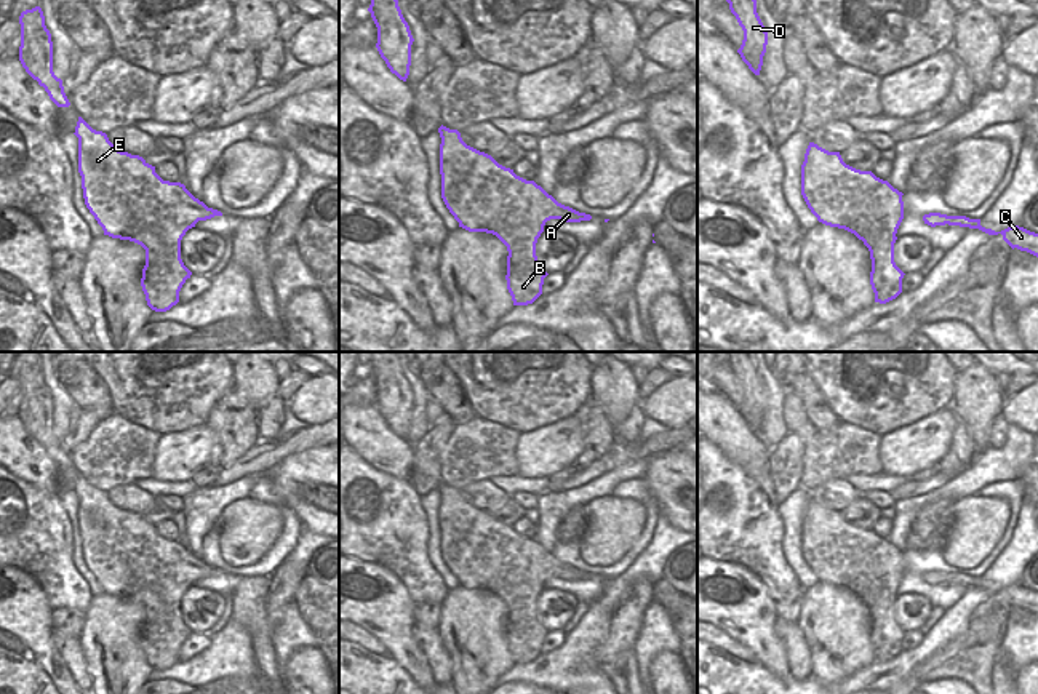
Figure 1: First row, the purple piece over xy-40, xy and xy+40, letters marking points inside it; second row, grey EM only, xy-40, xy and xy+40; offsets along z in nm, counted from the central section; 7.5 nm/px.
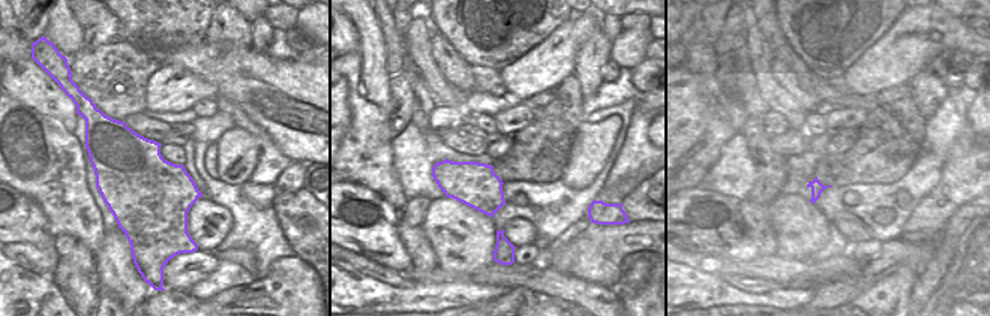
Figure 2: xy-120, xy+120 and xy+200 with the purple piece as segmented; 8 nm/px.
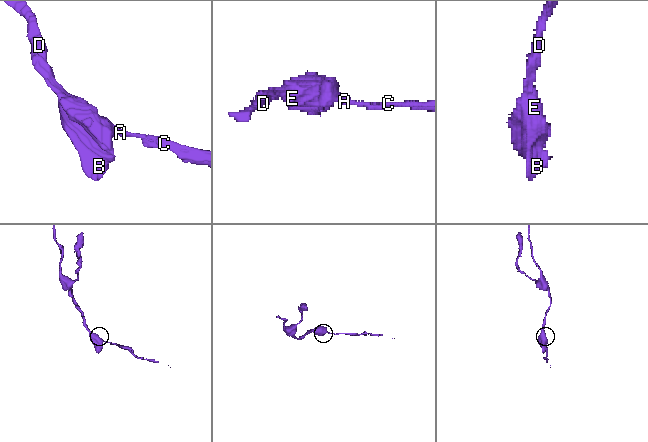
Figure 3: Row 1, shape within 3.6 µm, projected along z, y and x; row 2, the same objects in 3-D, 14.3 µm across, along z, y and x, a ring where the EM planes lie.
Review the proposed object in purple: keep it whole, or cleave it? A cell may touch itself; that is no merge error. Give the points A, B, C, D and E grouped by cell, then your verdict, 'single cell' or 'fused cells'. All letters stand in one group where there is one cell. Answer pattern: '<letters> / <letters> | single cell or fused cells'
A B C D E | single cell

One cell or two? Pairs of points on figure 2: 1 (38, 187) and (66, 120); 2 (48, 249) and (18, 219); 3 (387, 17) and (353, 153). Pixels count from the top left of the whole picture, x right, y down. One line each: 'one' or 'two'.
1: two
2: one
3: two

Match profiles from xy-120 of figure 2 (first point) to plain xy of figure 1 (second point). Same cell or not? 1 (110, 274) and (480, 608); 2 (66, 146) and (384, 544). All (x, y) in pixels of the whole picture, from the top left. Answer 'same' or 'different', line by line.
1: same
2: same

